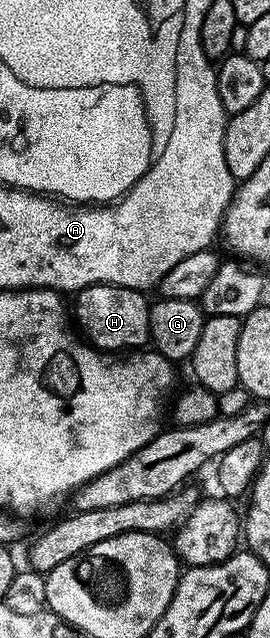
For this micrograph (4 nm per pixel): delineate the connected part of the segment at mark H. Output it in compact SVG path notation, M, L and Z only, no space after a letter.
M91 284L81 288L75 293L76 308L74 304L74 324L82 333L83 339L93 348L102 352L124 354L129 350L140 350L149 343L150 337L150 300L147 300L143 291L134 288L123 288L117 284Z

